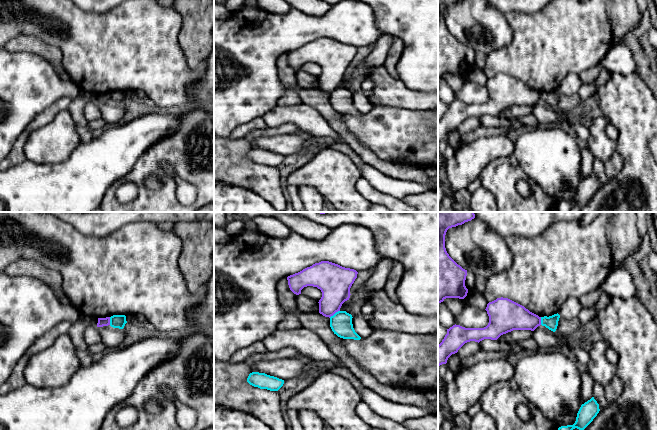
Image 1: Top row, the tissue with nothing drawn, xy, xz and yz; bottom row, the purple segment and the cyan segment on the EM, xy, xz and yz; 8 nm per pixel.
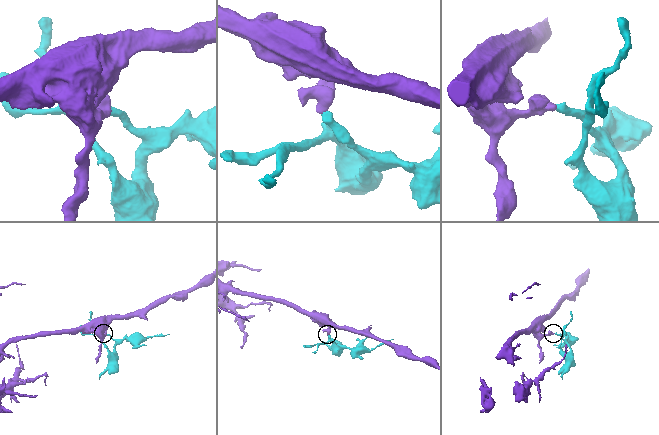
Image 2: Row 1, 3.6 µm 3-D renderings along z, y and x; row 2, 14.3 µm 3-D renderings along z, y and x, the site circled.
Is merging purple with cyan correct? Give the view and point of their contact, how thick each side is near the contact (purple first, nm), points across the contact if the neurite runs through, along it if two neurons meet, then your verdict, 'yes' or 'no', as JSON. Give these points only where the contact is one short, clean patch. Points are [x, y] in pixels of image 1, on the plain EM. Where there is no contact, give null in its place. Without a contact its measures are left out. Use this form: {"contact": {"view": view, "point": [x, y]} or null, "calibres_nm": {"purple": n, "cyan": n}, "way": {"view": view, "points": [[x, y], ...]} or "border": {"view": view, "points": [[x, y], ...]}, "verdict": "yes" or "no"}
{"contact": {"view": "xz", "point": [334, 89]}, "calibres_nm": {"purple": 260, "cyan": 180}, "border": {"view": "xz", "points": [[339, 86], [329, 93]]}, "verdict": "no"}

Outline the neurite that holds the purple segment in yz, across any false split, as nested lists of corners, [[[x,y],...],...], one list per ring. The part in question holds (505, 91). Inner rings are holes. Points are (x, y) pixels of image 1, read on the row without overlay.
[[[501,73],[489,78],[485,86],[489,92],[486,103],[465,104],[455,100],[447,105],[447,110],[438,121],[438,143],[446,140],[448,134],[467,118],[497,116],[513,106],[534,107],[541,101],[541,93],[508,74]]]

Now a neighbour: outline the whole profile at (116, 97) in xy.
[[[113,91],[110,93],[110,102],[113,104],[123,105],[126,99],[125,91]]]

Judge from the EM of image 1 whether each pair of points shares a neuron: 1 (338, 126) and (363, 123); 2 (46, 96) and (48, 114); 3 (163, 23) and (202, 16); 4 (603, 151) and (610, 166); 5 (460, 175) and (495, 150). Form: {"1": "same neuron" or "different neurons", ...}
{"1": "different neurons", "2": "different neurons", "3": "different neurons", "4": "different neurons", "5": "same neuron"}

